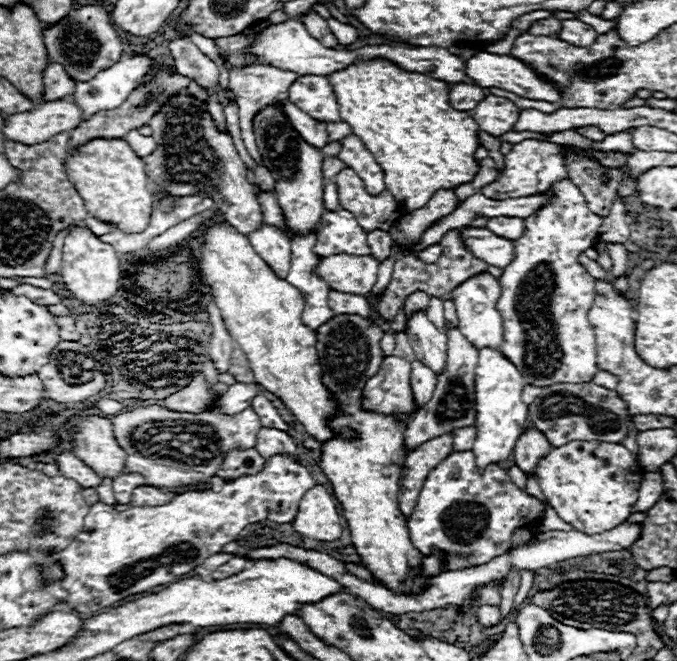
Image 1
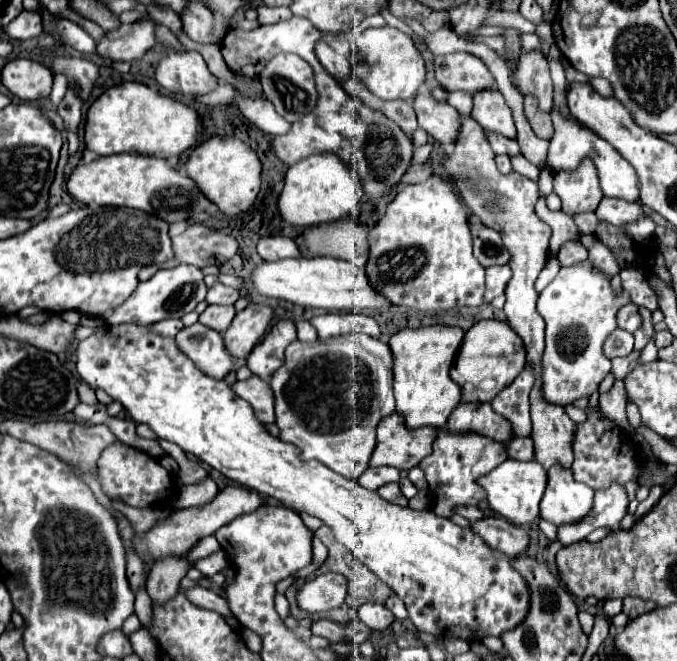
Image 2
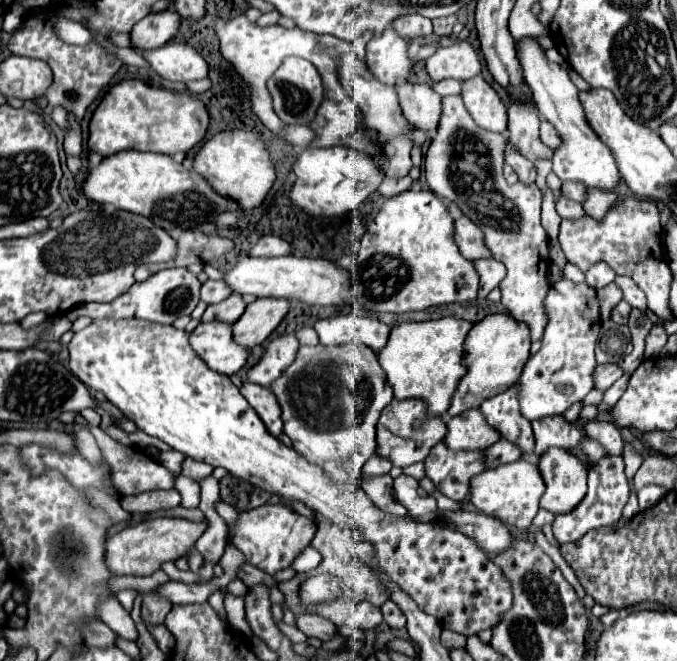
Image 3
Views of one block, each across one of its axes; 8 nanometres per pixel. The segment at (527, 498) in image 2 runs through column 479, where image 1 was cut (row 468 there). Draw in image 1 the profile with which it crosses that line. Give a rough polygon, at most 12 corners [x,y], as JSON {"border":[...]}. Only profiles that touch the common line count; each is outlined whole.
{"border":[[494,348],[476,366],[476,466],[506,460],[528,404],[520,370]]}

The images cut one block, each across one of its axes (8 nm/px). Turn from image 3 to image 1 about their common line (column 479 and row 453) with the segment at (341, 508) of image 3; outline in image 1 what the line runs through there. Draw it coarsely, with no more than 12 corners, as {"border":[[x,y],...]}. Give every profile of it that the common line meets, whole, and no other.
{"border":[[596,440],[552,448],[534,472],[586,534],[632,514],[644,470]]}

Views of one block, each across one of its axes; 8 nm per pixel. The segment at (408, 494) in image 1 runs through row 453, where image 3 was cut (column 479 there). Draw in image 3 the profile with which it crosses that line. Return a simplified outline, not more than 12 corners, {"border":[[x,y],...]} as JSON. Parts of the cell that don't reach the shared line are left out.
{"border":[[480,410],[448,418],[444,444],[480,452],[500,438]]}

